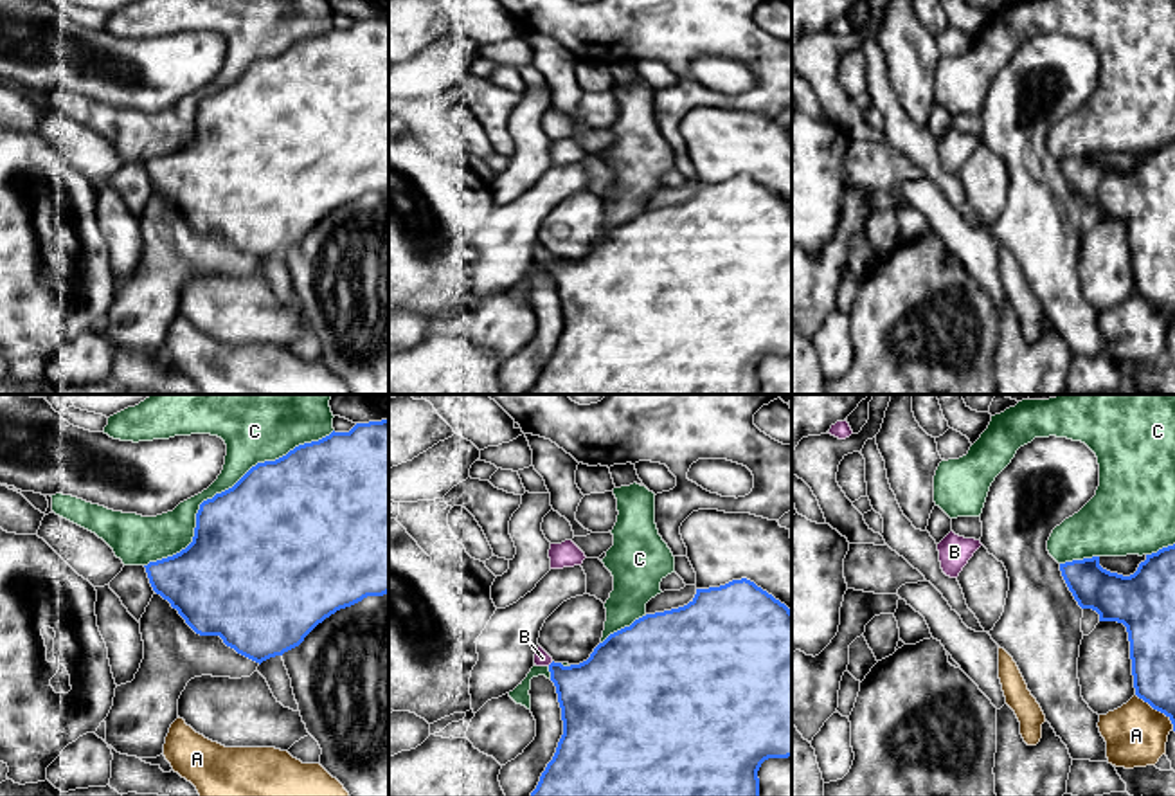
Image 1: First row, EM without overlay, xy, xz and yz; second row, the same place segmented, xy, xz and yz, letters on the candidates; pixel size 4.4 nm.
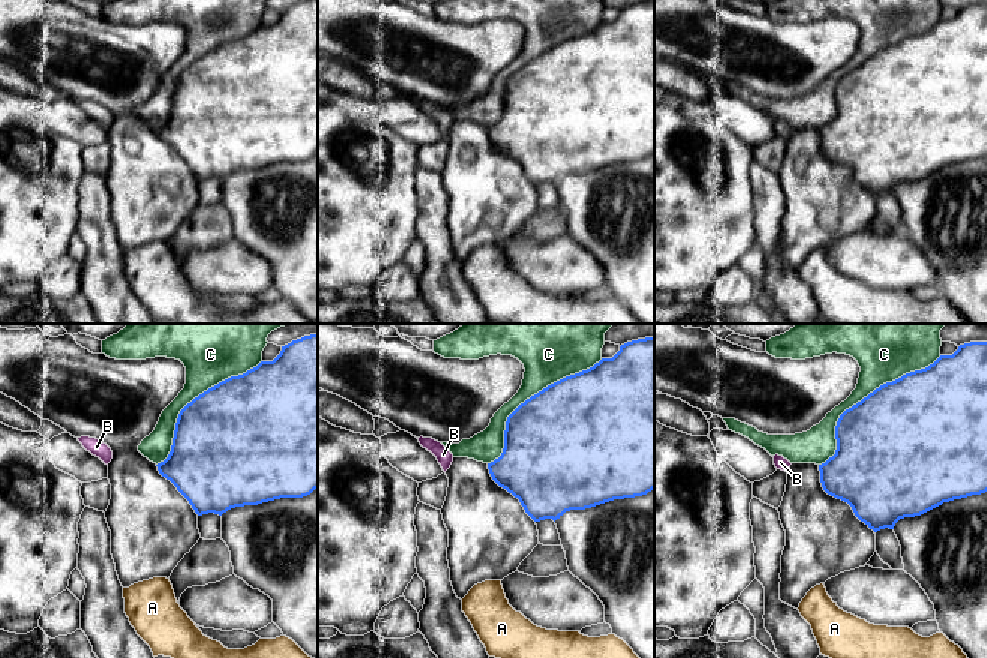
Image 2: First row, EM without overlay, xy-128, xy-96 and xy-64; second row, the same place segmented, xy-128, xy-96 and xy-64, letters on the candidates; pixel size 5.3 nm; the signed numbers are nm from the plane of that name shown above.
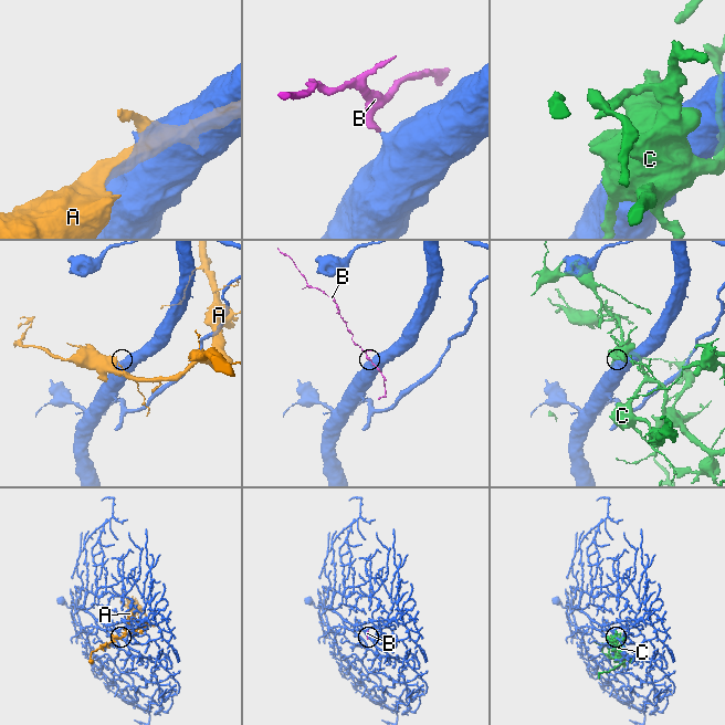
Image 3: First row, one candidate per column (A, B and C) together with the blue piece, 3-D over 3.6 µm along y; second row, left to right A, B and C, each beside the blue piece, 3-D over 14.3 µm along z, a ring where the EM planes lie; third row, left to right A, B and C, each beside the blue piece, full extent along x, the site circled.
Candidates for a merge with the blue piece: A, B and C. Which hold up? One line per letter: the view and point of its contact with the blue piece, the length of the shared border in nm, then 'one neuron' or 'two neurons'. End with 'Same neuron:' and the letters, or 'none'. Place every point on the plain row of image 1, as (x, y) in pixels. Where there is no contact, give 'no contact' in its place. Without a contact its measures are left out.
A: yz (1157, 307) | 240 nm | two neurons
B: xz (551, 260) | 40 nm | one neuron
C: xy (225, 87) | 1050 nm | two neurons
Same neuron: B

